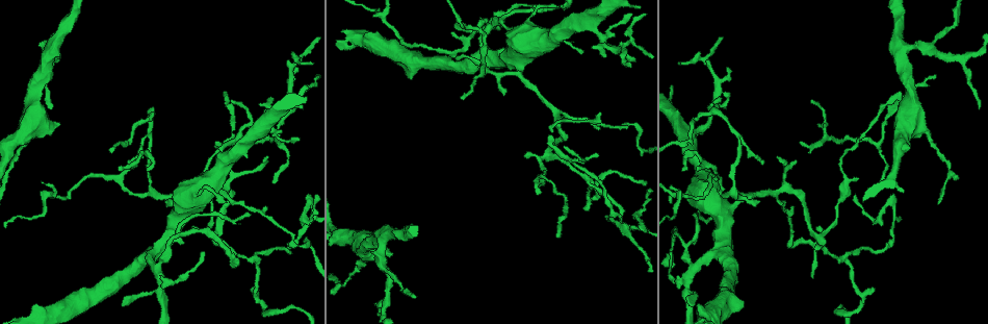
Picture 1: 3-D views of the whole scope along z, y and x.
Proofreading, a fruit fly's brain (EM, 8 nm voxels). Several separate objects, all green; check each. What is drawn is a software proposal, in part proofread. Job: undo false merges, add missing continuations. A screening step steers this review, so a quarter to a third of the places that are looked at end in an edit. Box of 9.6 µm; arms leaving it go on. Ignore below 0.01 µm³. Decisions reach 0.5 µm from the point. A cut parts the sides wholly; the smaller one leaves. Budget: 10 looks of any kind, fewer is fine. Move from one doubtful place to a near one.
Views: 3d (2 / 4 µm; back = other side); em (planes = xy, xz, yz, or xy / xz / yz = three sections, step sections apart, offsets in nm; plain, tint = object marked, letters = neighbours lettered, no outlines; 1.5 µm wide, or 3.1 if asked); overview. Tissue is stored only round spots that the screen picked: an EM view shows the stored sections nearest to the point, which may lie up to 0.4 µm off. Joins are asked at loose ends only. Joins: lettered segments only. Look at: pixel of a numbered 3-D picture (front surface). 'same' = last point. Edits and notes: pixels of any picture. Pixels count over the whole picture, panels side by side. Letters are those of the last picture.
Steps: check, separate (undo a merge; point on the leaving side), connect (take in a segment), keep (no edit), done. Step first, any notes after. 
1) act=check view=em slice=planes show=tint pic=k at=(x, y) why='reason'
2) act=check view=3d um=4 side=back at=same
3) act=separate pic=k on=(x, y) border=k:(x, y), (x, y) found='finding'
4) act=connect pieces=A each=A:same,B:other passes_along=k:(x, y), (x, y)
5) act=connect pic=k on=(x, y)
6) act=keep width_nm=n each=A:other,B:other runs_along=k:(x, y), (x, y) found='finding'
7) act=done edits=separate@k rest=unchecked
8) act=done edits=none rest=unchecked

act=check view=3d um=2 pic=1 at=(551, 136) why='thin end'

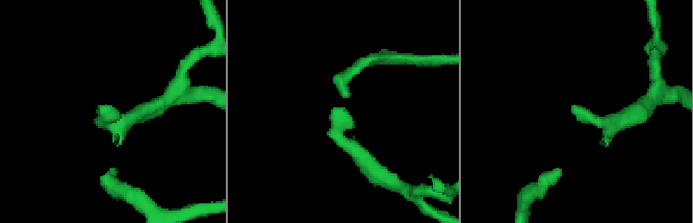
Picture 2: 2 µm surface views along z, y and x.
act=check view=em slice=planes show=tint pic=2 at=(105, 105) why='need the tissue'

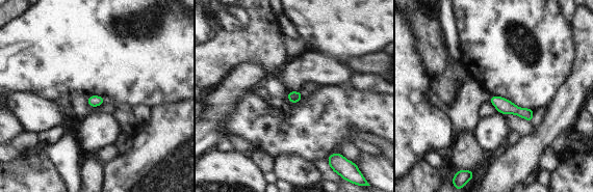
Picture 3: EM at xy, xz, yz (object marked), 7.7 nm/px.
act=check view=em slice=planes show=letters at=same

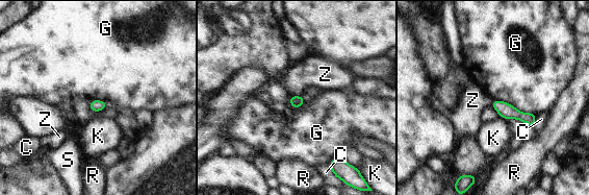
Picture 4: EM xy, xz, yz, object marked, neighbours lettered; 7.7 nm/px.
act=keep width_nm=100 longest_contact=G:360nm each=C:other,G:other,K:other,R:other,S:other,Z:other found='none of them fits'

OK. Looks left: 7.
act=check view=3d um=2 pic=1 at=(526, 156) why='tapers out'

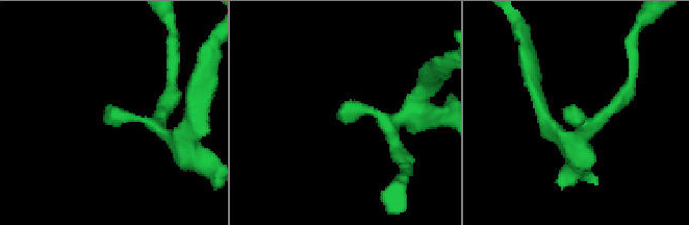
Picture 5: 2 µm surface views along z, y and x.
act=check view=em slice=xy step=4 show=tint pic=5 at=(341, 114)

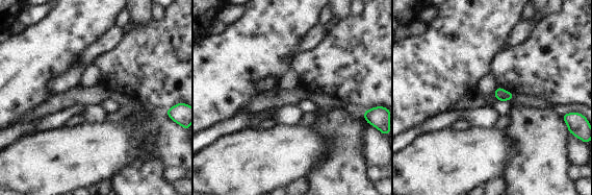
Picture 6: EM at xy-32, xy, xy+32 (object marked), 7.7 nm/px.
act=check view=em slice=planes show=letters at=same

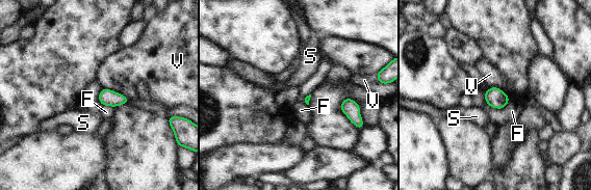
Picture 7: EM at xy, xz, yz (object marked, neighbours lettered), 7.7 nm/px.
act=keep each=F:other,S:other,V:other border=7:(102, 87), (108, 87), (129, 99) found='none of them fits'

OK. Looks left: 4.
act=check view=em slice=xz step=4 show=tint pic=1 at=(879, 181) why='free end'

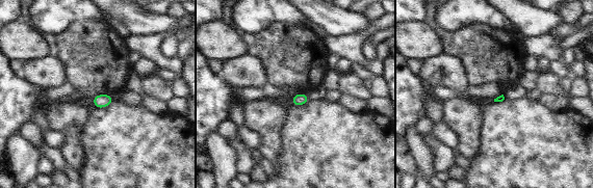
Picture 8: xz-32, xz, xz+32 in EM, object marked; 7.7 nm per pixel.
act=check view=em slice=xy step=8 show=letters at=same why='another direction'

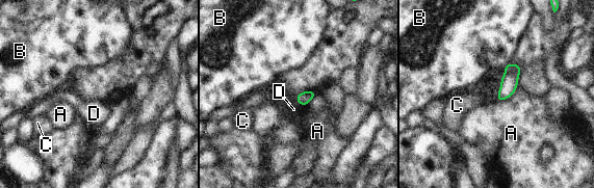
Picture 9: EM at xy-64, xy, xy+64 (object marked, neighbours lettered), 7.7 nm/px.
act=keep width_nm=100 each=A:other,B:other,C:other,D:other border=9:(294, 99), (304, 106) found='none of them fits'

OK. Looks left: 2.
act=check view=em slice=yz step=4 show=plain pic=1 at=(628, 43)

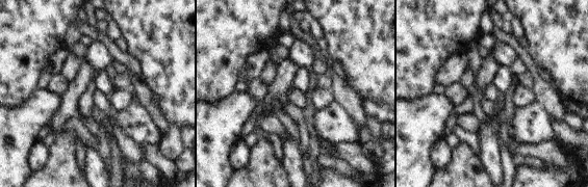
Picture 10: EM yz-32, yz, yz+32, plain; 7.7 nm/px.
act=check view=em slice=yz step=4 show=letters at=same

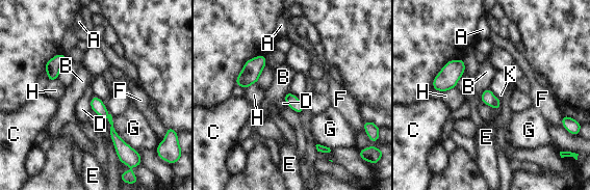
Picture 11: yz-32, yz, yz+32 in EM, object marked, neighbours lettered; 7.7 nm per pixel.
act=keep longest_contact=G:320nm each=A:other,B:other,C:other,D:other,E:other,F:other,G:other,H:other,K:other found='continuous, no second neuron'

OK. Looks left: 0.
act=done edits=none rest=unchecked

